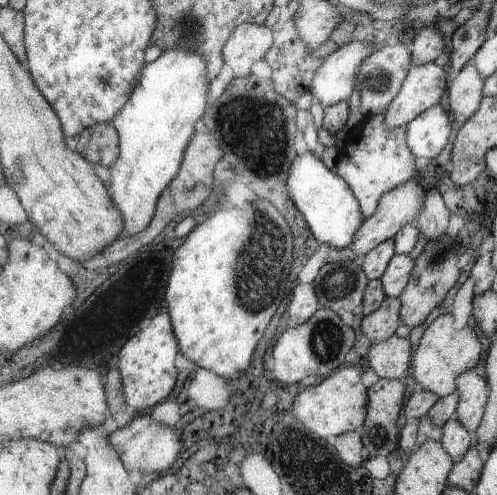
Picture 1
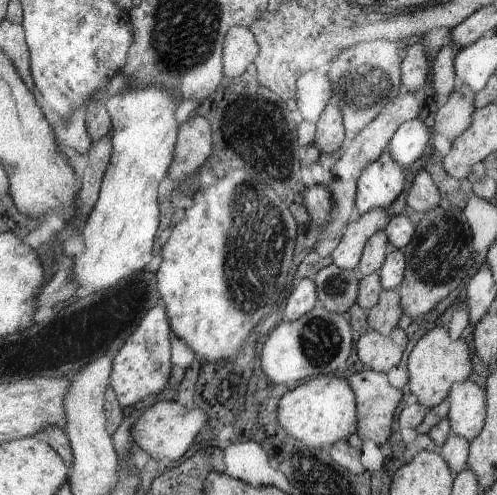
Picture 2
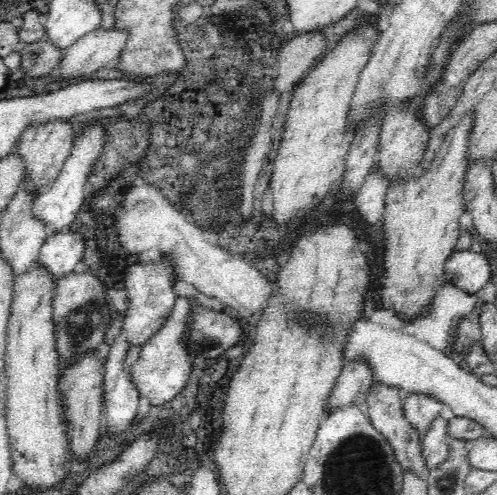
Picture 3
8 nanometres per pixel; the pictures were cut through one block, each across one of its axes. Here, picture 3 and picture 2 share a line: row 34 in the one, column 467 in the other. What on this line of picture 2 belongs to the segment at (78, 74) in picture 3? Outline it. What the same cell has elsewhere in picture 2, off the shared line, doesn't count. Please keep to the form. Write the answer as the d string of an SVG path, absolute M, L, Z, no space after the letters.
M463 86L461 90L455 90L449 96L449 102L441 106L441 110L437 110L433 132L455 142L473 124L473 114L479 110L475 106L477 96L479 94L471 86Z

